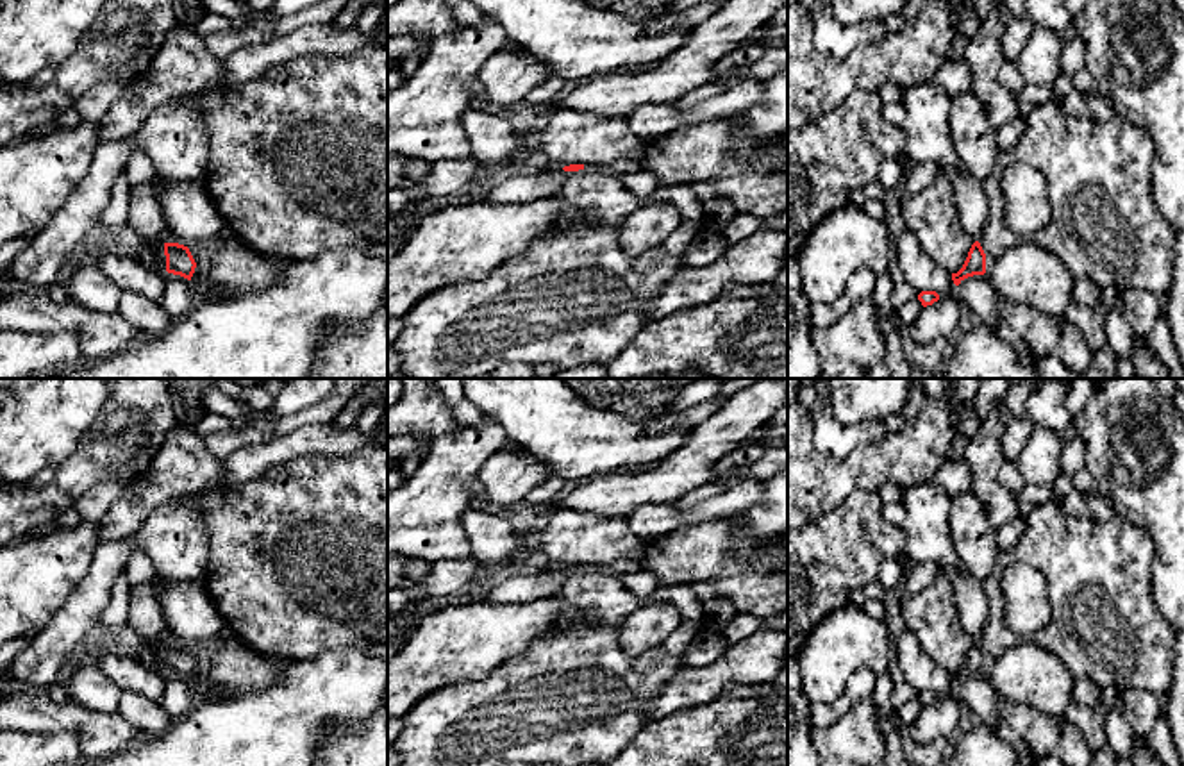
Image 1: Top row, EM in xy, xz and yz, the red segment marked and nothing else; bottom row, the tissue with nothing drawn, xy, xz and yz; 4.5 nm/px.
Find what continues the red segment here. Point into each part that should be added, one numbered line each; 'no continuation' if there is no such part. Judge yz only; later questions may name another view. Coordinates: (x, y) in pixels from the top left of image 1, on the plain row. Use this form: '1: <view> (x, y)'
no continuation

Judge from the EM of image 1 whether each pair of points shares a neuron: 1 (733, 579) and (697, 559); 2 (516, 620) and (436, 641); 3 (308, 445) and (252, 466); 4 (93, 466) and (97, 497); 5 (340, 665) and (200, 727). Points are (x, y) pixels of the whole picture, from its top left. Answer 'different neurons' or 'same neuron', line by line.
1: same neuron
2: same neuron
3: same neuron
4: different neurons
5: same neuron

